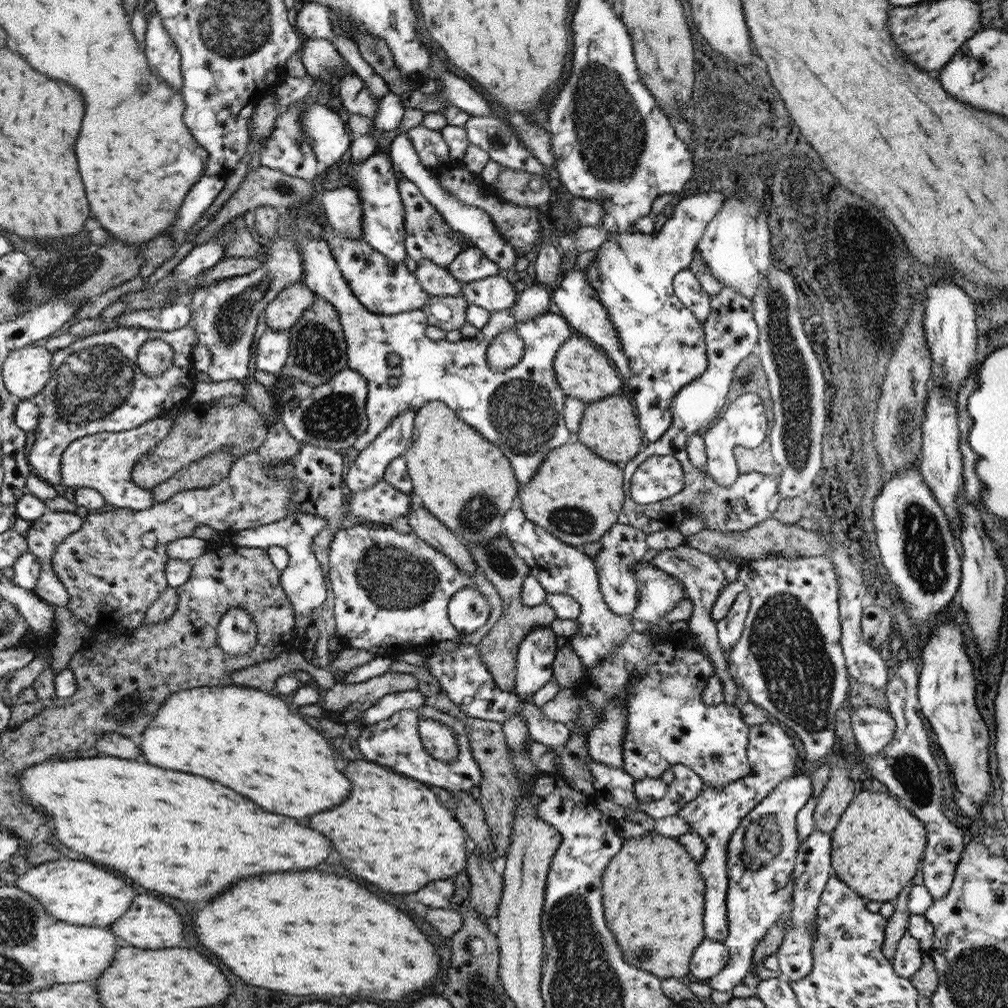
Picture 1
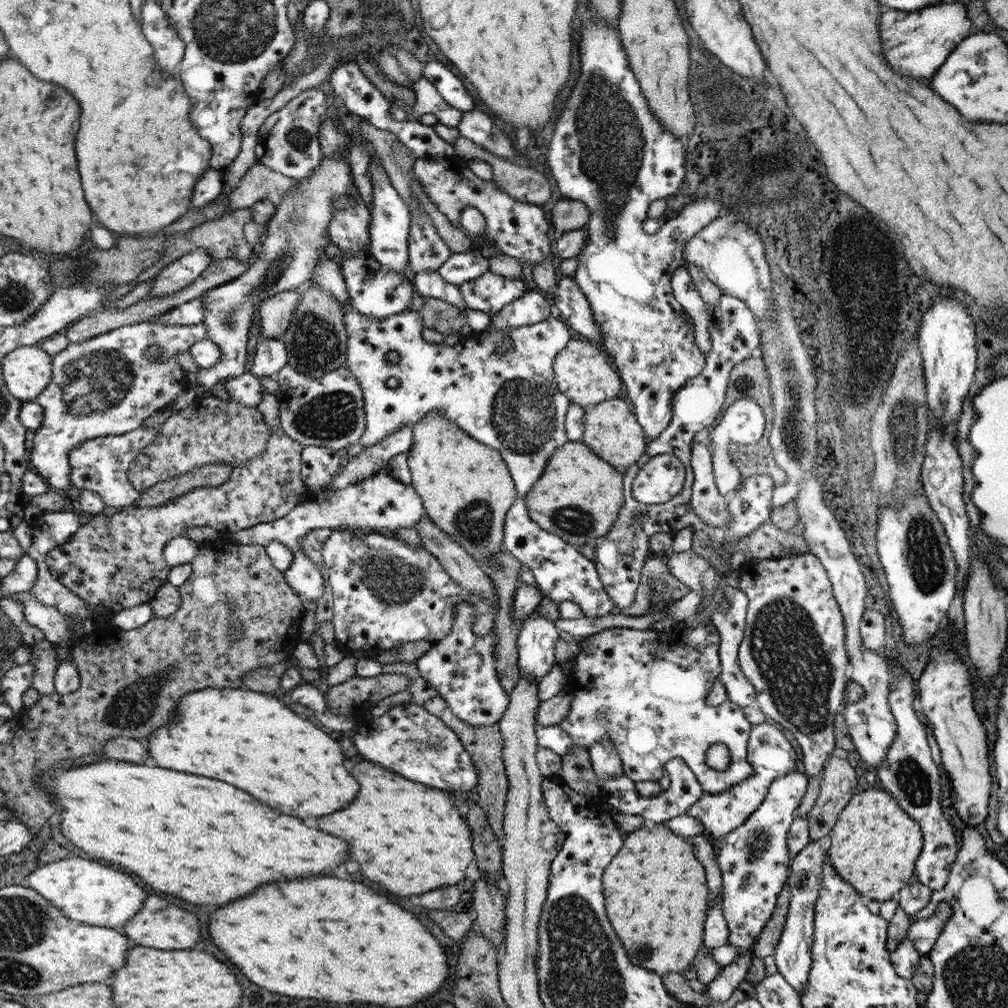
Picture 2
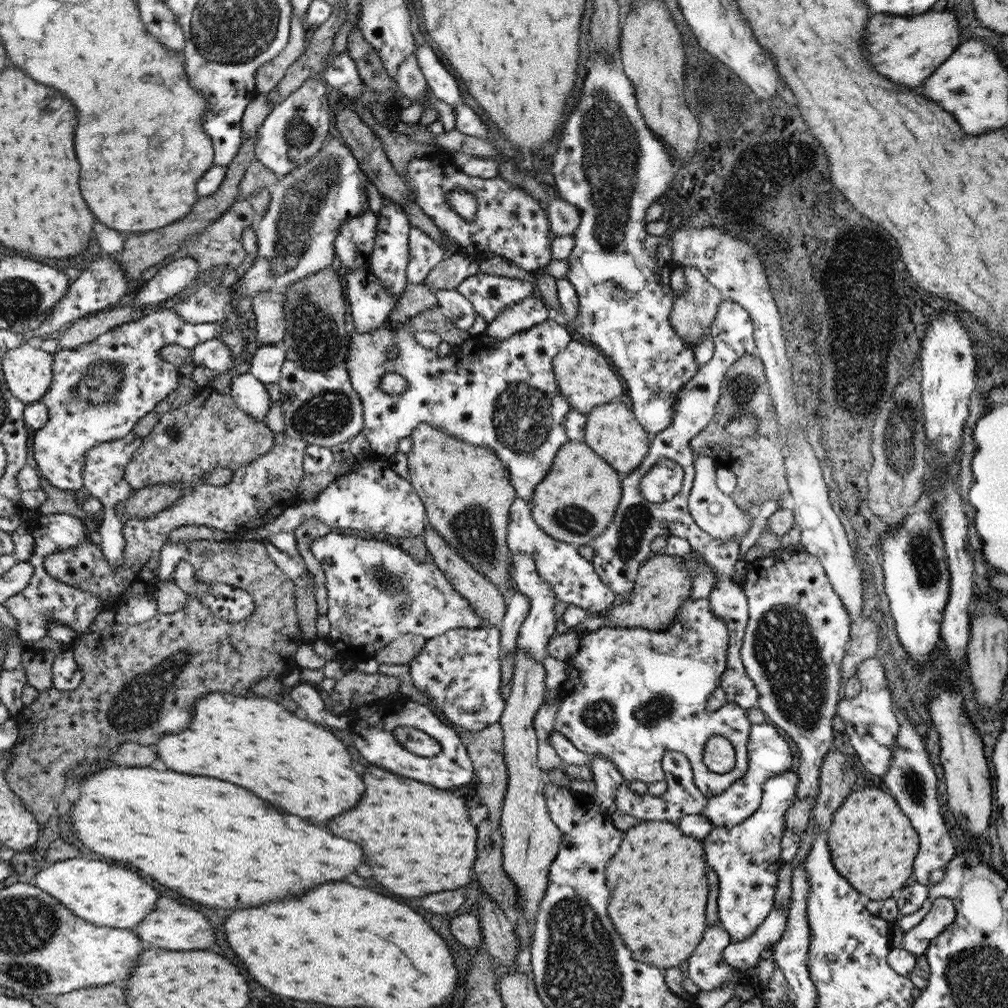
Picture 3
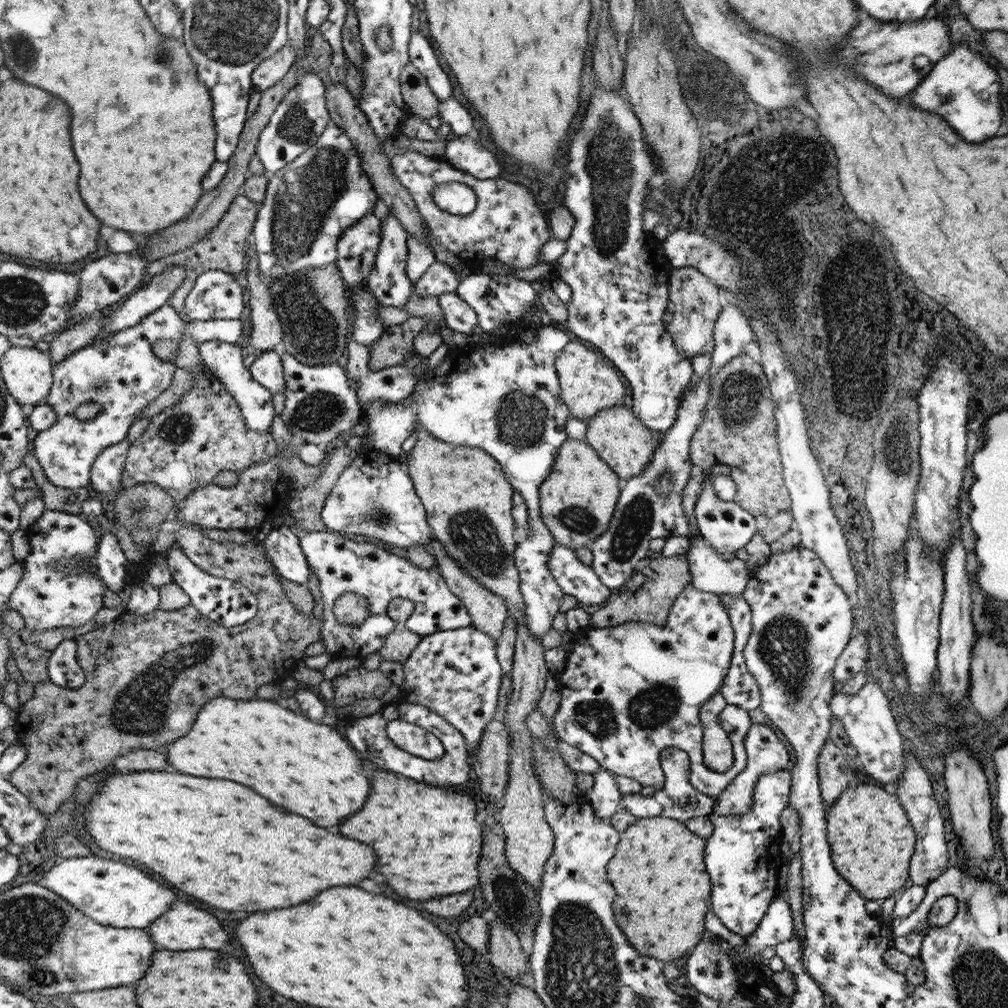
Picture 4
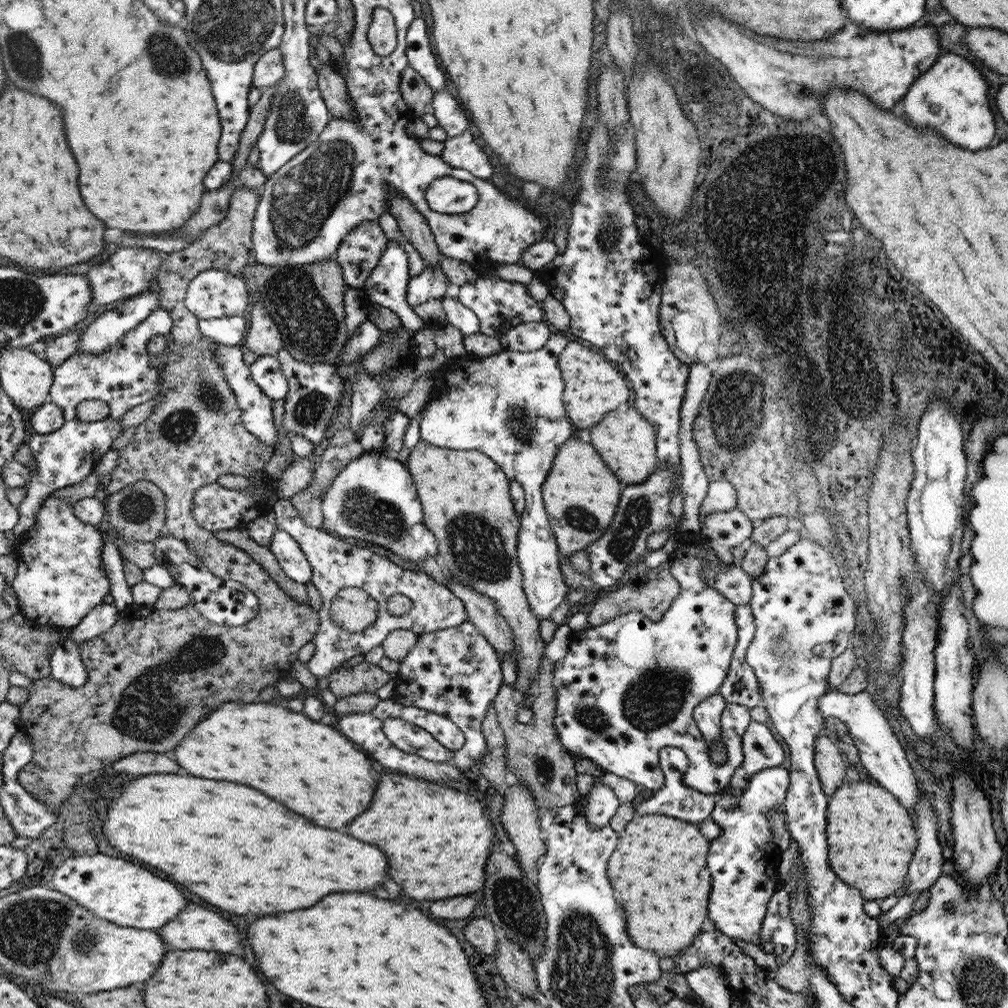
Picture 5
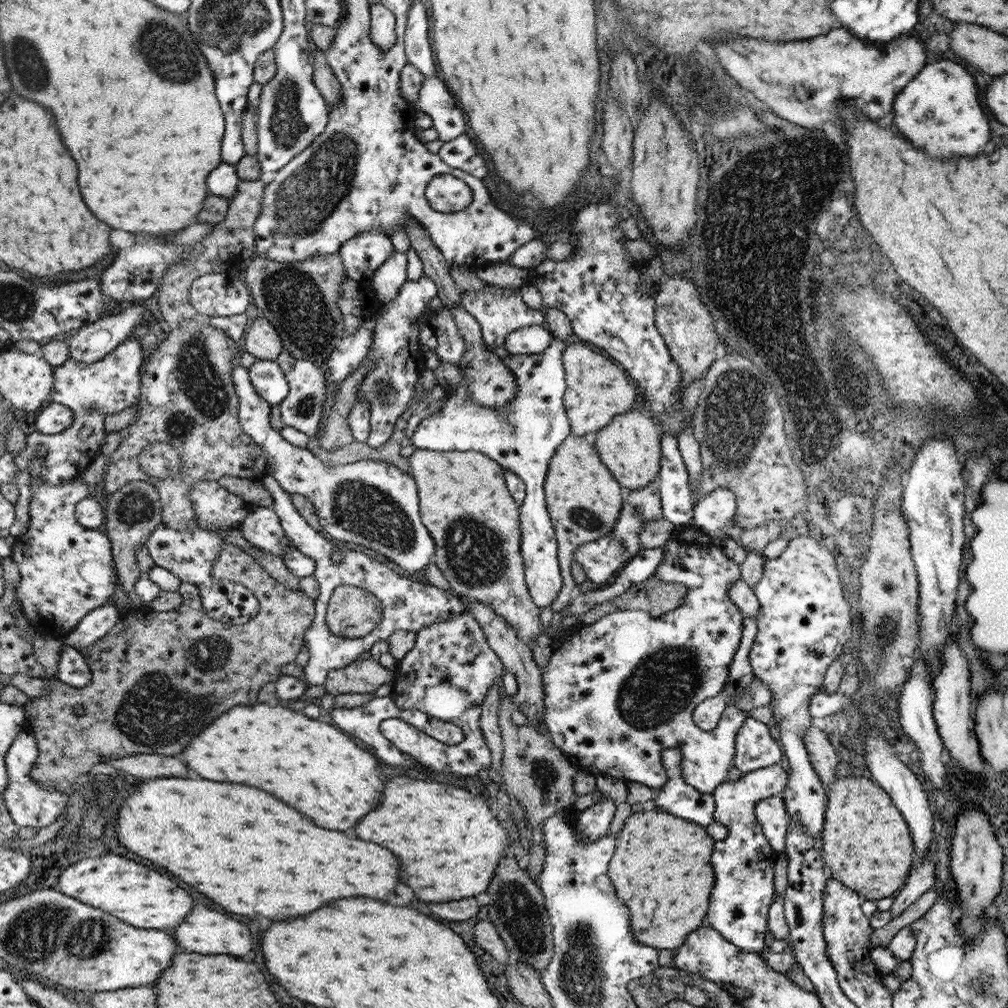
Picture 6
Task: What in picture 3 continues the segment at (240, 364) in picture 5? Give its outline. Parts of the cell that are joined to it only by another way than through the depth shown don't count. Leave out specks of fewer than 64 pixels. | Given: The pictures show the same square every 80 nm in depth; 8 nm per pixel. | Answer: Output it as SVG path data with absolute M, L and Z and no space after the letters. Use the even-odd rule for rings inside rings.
M219 339L208 340L192 349L196 366L216 371L218 376L227 373L228 370L232 370L232 367L235 367L235 356ZM250 372L237 375L230 383L230 394L234 403L255 421L263 423L270 406L268 391L262 381Z

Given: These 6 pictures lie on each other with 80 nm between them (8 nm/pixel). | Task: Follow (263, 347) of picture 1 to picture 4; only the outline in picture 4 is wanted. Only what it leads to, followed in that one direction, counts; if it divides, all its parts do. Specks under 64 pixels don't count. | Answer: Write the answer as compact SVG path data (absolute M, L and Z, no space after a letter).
M281 349L257 353L249 369L254 378L265 385L270 393L283 392L285 389L280 352Z

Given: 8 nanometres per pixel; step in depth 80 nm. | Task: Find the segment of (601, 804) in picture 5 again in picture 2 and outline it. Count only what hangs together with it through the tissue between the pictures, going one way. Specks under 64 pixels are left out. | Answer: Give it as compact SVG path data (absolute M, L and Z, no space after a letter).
M602 740L602 742L594 744L593 747L589 748L589 754L591 765L601 784L604 784L605 780L610 777L624 774L621 756L610 744L610 740Z

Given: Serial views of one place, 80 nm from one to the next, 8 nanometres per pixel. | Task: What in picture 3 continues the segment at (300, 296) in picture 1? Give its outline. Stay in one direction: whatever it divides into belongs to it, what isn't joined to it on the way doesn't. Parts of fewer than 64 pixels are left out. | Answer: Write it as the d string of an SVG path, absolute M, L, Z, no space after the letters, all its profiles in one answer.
M263 290L253 300L256 317L256 342L261 346L281 345L285 330L284 292Z

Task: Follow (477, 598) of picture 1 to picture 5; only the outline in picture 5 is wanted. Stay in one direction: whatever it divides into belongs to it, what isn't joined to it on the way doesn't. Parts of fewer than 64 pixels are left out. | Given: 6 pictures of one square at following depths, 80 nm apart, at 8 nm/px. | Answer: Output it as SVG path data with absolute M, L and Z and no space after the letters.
M469 620L457 627L420 634L414 648L401 662L394 698L402 706L414 706L448 718L465 733L465 744L460 751L450 751L444 744L421 733L415 724L401 719L384 723L385 736L403 752L427 761L450 761L462 772L471 770L486 756L483 720L500 687L506 686L502 659L487 636Z

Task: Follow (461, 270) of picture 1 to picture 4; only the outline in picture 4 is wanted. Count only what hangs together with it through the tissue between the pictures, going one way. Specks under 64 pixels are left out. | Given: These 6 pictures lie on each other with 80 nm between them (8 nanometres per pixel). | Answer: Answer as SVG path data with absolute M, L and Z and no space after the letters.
M437 262L425 273L422 279L414 282L413 292L418 296L439 297L443 292L455 292L459 285L458 274L452 266Z

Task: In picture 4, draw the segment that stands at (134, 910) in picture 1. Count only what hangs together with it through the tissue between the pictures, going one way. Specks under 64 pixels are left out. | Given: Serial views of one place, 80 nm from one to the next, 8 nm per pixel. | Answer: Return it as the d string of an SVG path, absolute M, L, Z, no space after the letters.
M174 902L174 908L166 913L166 916L161 916L162 920L158 920L158 924L148 926L148 932L154 932L154 941L158 942L158 946L162 949L170 950L198 950L198 948L210 948L210 950L220 950L222 946L228 944L228 932L220 926L220 922L210 916L204 910L198 910L192 904Z

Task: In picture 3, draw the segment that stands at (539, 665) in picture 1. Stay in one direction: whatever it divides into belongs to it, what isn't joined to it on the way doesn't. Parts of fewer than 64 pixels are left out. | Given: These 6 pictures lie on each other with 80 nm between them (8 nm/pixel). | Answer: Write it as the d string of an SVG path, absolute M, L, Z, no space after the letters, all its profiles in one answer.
M518 554L513 558L513 584L514 588L522 591L531 602L528 616L518 629L517 648L525 650L525 653L539 662L544 662L548 654L548 640L554 636L557 617L554 616L554 605L559 601L553 593L553 588L541 577L537 571L536 560L533 554Z

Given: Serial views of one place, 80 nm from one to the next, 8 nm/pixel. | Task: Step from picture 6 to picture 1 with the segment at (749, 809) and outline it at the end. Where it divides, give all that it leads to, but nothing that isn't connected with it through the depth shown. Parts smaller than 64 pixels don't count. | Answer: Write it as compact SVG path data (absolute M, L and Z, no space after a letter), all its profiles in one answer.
M803 774L782 780L742 820L741 827L730 839L727 857L729 935L723 942L730 953L730 960L726 967L708 980L713 990L728 992L740 984L753 967L754 949L773 924L782 921L786 931L793 926L793 870L800 849L796 816L813 796L813 781L812 777Z

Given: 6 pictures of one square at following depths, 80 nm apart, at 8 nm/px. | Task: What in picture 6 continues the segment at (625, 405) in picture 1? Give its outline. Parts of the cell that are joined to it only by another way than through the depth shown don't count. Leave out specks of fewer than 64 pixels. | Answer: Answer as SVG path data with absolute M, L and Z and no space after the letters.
M637 410L618 415L608 426L596 431L598 454L612 476L628 491L640 490L656 482L661 472L660 426Z

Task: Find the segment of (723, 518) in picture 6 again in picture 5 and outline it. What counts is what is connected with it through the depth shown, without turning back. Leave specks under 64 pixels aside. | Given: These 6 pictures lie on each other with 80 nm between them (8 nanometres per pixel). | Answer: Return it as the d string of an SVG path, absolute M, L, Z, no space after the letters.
M722 479L709 482L706 498L699 508L701 524L709 514L730 512L737 506L737 490L731 482Z

